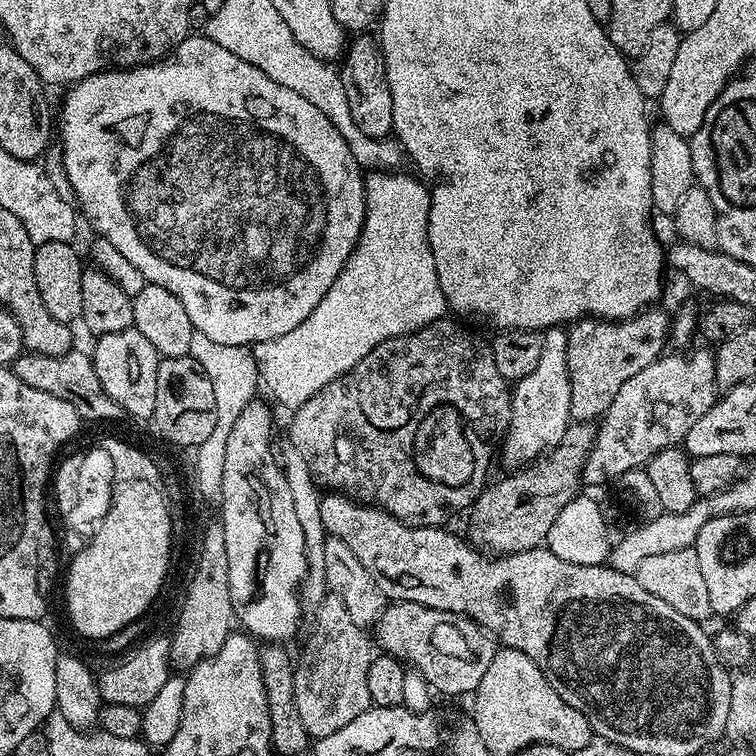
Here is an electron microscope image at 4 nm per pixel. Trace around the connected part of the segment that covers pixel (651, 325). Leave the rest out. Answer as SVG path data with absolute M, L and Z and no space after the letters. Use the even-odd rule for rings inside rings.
M649 306L629 320L598 320L585 318L567 329L566 358L570 370L571 419L576 422L596 422L614 402L614 394L638 370L646 370L650 362L660 359L664 343L670 340L670 316L660 306Z

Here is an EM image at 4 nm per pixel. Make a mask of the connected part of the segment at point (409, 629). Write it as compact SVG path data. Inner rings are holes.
M397 600L385 607L384 613L376 619L374 640L381 653L407 662L422 674L422 678L426 678L433 693L440 695L441 692L444 696L475 693L490 662L494 662L498 647L496 637L469 616L434 610L409 600Z

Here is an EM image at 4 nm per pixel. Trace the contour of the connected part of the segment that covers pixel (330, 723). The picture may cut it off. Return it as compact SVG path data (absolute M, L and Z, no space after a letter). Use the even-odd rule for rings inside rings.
M331 594L325 596L314 613L314 620L316 625L308 636L304 653L295 661L294 702L309 737L319 738L342 730L346 722L354 722L354 718L372 704L366 674L370 671L374 644L369 633L350 618L350 610L346 610L342 598Z

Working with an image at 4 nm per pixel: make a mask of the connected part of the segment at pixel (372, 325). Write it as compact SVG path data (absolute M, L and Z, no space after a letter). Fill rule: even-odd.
M392 170L369 171L365 175L364 211L367 219L364 221L364 229L360 231L360 237L346 266L342 266L342 274L338 274L334 286L330 286L310 318L294 326L290 334L251 345L260 384L268 387L269 394L287 410L301 408L306 401L314 398L314 394L318 394L318 390L358 366L358 362L362 362L362 358L366 358L366 354L370 354L374 346L395 336L417 332L419 328L441 319L449 311L448 299L442 294L442 286L438 286L438 270L434 266L434 254L428 241L428 219L432 201L429 185L415 175L406 177L404 220L384 220L396 212L396 175Z

